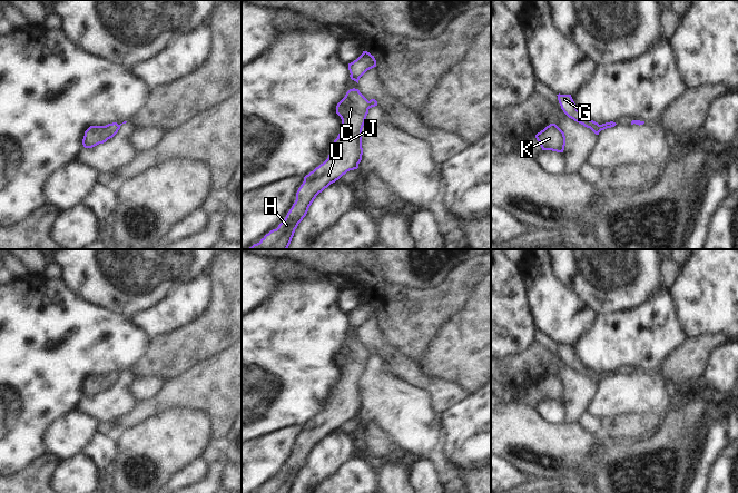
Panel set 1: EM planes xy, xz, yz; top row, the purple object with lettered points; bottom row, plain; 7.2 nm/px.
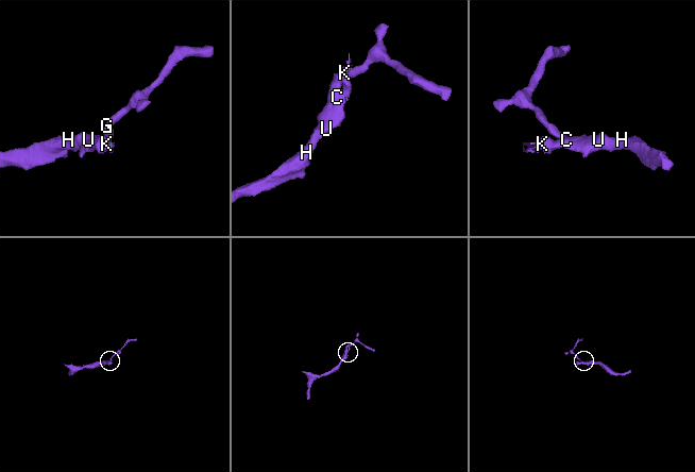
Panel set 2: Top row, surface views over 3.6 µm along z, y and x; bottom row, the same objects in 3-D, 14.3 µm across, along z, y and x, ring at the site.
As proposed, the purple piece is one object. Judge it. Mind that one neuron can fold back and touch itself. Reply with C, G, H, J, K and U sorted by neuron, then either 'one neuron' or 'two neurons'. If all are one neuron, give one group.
groups C H J K U / G; two neurons

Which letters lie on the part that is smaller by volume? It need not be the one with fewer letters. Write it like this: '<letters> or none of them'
G

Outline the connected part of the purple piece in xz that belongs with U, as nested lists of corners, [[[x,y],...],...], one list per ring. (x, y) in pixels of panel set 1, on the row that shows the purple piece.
[[[353,88],[346,92],[336,106],[336,114],[343,126],[332,145],[328,158],[304,177],[295,203],[278,227],[248,249],[287,249],[295,229],[316,196],[347,171],[358,168],[363,155],[362,129],[368,109],[370,101],[358,89]]]

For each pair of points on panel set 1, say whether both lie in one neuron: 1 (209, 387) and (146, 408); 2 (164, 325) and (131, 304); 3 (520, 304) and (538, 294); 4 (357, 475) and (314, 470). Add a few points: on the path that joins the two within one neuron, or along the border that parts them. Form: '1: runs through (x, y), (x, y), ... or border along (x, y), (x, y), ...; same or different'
1: runs through (194, 390), (178, 393), (161, 403); same
2: border along (166, 298), (130, 317); different
3: border along (522, 274), (528, 295), (528, 305), (535, 325); different
4: border along (352, 456), (336, 472), (322, 481); different

